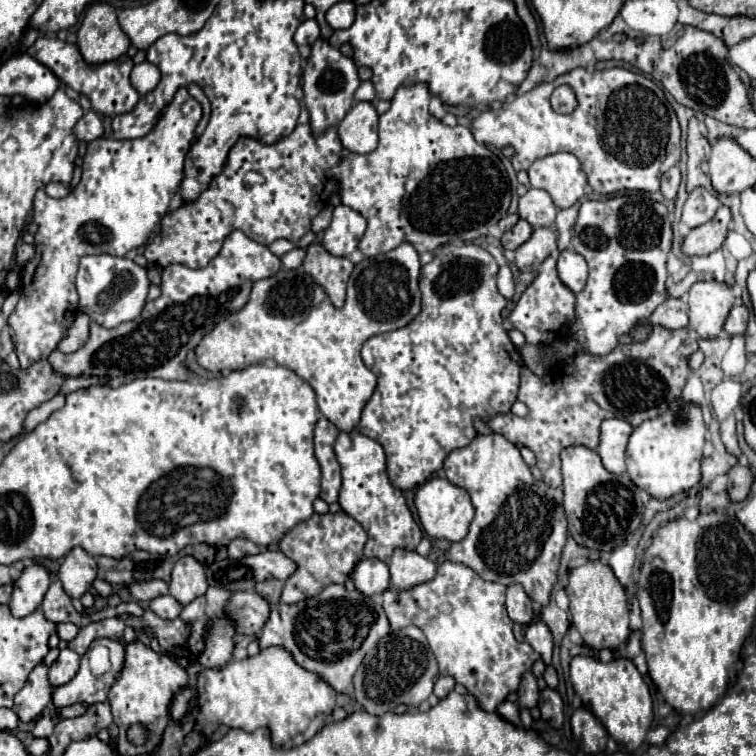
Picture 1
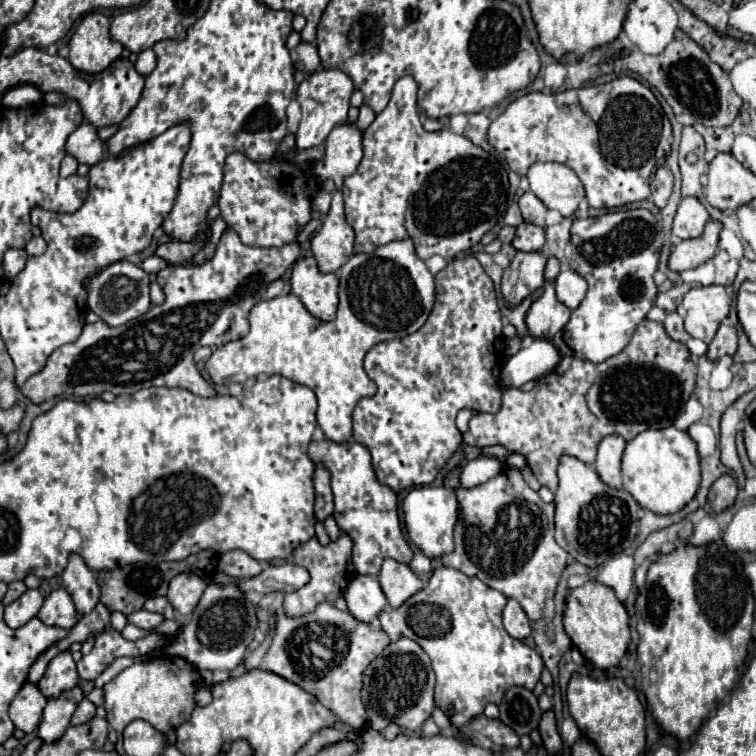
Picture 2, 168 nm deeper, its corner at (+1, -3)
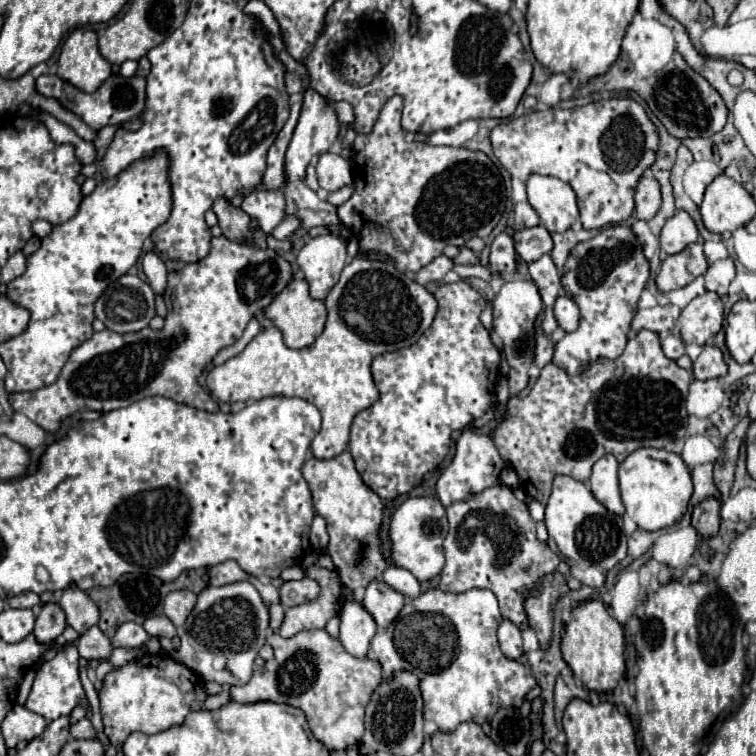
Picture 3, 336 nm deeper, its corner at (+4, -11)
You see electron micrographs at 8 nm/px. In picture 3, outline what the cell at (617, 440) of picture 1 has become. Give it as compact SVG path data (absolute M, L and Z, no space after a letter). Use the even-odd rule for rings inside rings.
M605 454L603 458L599 458L593 466L593 474L589 478L591 484L591 492L593 496L611 512L615 514L623 514L623 502L619 496L619 482L617 482L617 468L619 462L615 460L613 454Z

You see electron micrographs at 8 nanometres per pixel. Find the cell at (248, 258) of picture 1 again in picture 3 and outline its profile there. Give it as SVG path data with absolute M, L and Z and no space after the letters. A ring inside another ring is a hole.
M225 236L213 238L211 252L203 260L191 262L181 270L169 272L169 282L167 282L169 310L165 316L163 330L143 328L141 332L129 332L129 334L117 334L109 330L95 332L91 340L83 342L71 352L69 360L61 370L61 376L53 384L43 386L35 392L15 392L9 396L9 402L13 410L25 414L29 420L33 420L35 424L39 424L49 432L57 430L59 422L77 410L109 412L149 396L165 396L207 412L219 412L217 402L197 384L199 374L219 350L233 346L241 338L249 320L259 310L267 308L271 300L289 284L291 278L293 278L291 264L281 254L269 248L259 250L249 244L239 244Z

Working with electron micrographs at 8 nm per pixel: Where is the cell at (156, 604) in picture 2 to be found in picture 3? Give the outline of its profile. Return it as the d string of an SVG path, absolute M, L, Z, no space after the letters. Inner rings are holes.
M163 614L145 620L143 622L143 628L147 630L149 636L167 636L167 638L173 638L175 636L173 622L167 616L163 616Z

